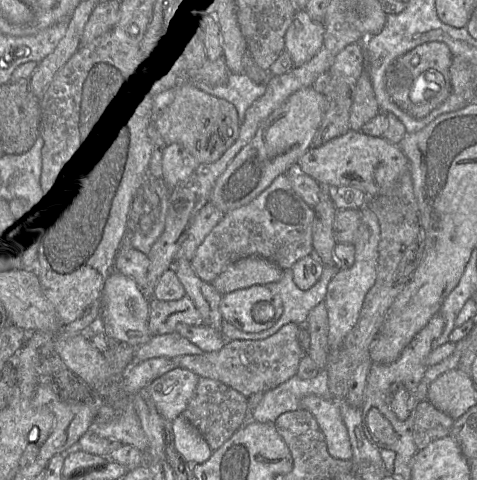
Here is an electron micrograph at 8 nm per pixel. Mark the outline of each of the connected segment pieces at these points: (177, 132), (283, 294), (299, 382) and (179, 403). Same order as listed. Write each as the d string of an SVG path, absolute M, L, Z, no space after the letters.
M187 82L183 83L173 101L154 121L156 131L165 145L182 145L198 164L217 161L238 138L240 129L238 113L233 104Z
M322 265L322 272L317 282L307 290L299 289L293 281L291 269L284 269L282 278L265 286L282 301L283 312L277 322L261 332L247 333L223 320L221 334L228 340L260 340L275 334L287 323L306 327L309 312L324 301L327 286L337 268L335 265Z
M326 367L319 370L311 379L301 379L297 375L274 389L264 392L261 401L250 411L249 419L259 423L274 423L283 413L301 409L301 400L308 395L317 395L322 398L332 398L328 387L328 373Z
M174 367L148 384L147 393L166 422L172 422L183 413L199 378L188 369Z

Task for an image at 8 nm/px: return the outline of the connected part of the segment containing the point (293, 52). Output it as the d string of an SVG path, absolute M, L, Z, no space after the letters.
M306 10L295 15L285 35L285 50L295 67L307 63L319 52L324 32L323 23L314 21Z

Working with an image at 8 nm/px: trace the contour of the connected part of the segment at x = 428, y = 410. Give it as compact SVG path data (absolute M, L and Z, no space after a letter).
M428 399L418 401L413 422L413 440L418 450L450 435L454 419L437 409Z

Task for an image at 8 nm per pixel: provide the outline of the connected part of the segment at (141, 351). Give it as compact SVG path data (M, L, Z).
M177 332L152 336L152 338L142 346L135 348L134 363L151 358L167 357L173 359L183 355L199 355L203 351L182 337Z

